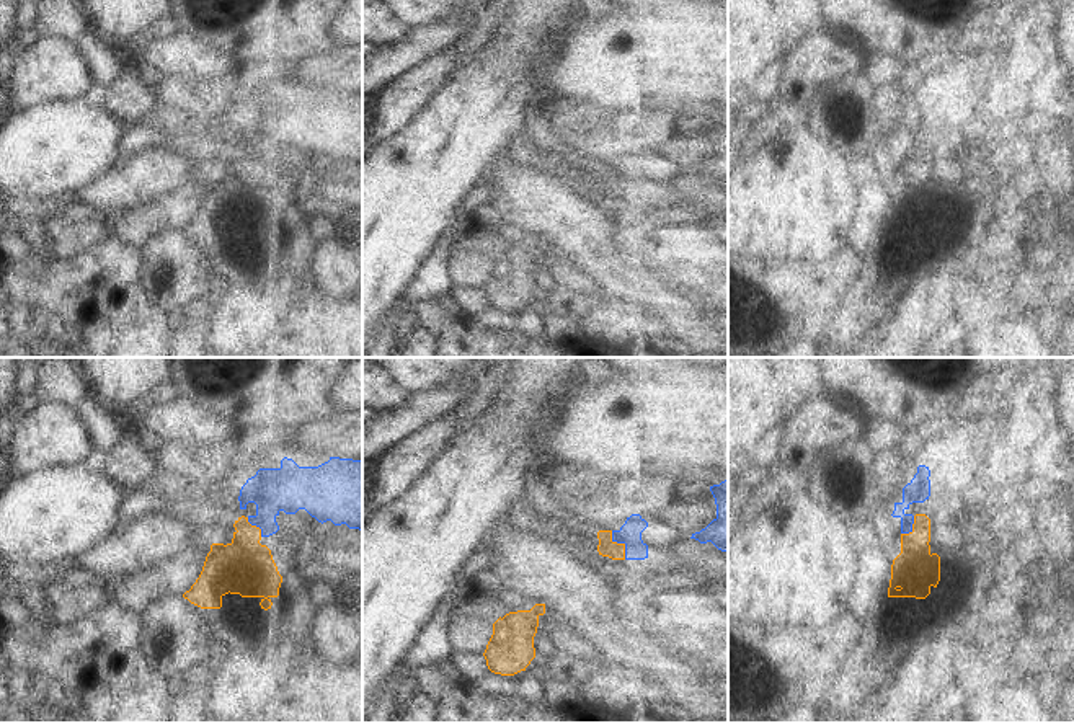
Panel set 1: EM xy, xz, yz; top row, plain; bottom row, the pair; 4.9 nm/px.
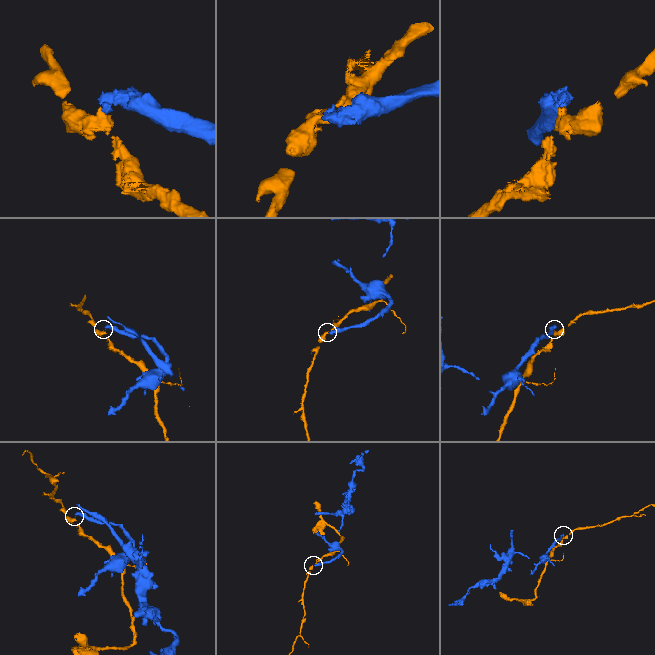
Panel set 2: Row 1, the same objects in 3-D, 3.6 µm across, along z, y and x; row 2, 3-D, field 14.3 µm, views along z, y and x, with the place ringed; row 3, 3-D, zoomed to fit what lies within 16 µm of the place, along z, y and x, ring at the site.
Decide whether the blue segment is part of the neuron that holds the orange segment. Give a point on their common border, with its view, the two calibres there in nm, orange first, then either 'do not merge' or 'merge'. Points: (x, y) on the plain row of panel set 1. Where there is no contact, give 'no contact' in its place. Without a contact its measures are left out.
xz (621, 178) | 90/110 nm | do not merge

